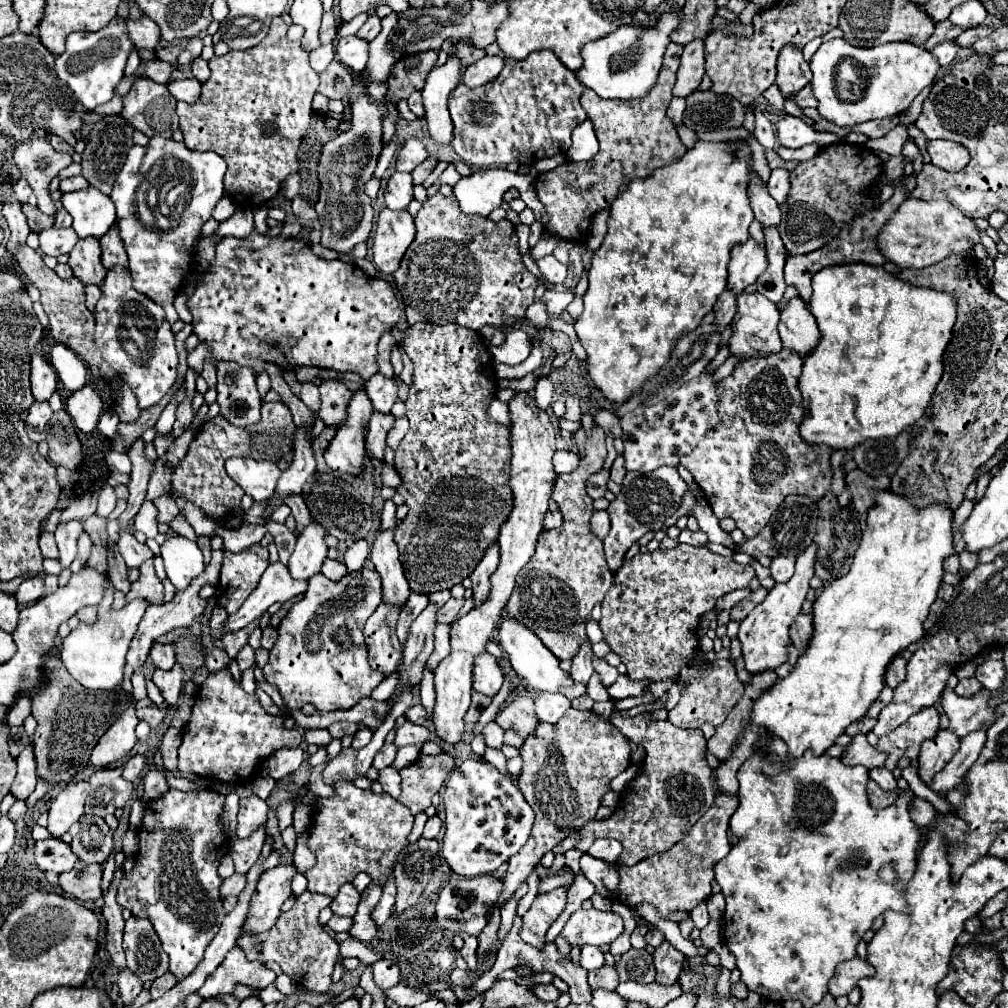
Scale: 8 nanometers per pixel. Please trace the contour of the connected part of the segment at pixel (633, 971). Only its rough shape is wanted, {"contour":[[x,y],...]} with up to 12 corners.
{"contour":[[630,949],[616,963],[620,981],[654,983],[652,955]]}

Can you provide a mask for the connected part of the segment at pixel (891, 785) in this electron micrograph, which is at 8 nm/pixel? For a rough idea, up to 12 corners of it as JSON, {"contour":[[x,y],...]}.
{"contour":[[886,767],[870,769],[874,779],[882,789],[896,789],[896,777]]}

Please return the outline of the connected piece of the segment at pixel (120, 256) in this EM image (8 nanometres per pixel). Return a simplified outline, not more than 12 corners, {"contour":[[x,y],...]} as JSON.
{"contour":[[116,223],[100,239],[102,265],[128,267]]}

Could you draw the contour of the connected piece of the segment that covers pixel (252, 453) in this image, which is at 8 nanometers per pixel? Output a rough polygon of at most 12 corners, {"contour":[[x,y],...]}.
{"contour":[[290,409],[206,421],[172,471],[172,493],[206,517],[240,511],[230,457],[278,463],[294,443]]}

